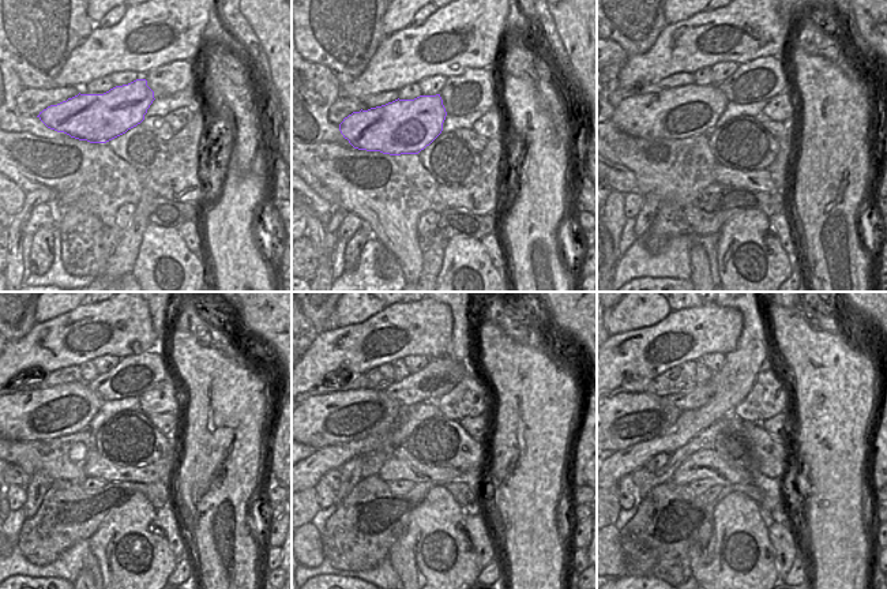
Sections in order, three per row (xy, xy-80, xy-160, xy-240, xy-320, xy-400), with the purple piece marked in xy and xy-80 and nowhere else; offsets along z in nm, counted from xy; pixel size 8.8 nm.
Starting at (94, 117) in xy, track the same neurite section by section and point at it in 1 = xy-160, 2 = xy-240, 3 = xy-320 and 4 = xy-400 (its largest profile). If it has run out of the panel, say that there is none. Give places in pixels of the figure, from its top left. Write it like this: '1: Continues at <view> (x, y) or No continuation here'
1: Continues at xy-160 (703, 127)
2: Continues at xy-240 (15, 420)
3: Continues at xy-320 (348, 413)
4: Continues at xy-400 (626, 419).

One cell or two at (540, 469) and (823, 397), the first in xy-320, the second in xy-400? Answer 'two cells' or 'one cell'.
one cell

